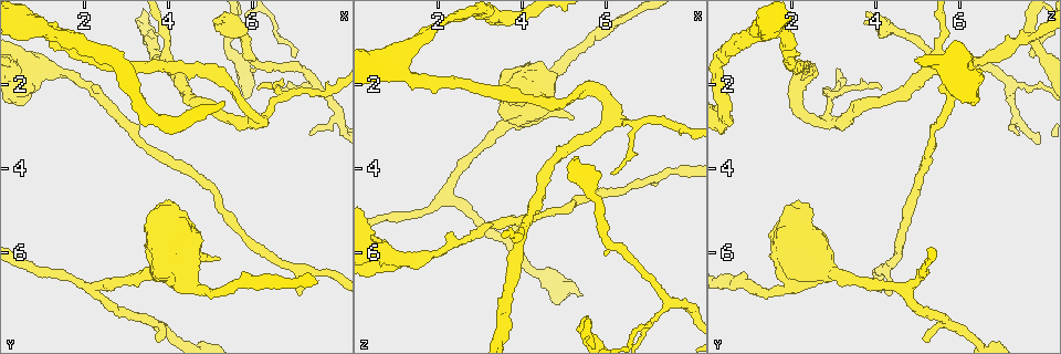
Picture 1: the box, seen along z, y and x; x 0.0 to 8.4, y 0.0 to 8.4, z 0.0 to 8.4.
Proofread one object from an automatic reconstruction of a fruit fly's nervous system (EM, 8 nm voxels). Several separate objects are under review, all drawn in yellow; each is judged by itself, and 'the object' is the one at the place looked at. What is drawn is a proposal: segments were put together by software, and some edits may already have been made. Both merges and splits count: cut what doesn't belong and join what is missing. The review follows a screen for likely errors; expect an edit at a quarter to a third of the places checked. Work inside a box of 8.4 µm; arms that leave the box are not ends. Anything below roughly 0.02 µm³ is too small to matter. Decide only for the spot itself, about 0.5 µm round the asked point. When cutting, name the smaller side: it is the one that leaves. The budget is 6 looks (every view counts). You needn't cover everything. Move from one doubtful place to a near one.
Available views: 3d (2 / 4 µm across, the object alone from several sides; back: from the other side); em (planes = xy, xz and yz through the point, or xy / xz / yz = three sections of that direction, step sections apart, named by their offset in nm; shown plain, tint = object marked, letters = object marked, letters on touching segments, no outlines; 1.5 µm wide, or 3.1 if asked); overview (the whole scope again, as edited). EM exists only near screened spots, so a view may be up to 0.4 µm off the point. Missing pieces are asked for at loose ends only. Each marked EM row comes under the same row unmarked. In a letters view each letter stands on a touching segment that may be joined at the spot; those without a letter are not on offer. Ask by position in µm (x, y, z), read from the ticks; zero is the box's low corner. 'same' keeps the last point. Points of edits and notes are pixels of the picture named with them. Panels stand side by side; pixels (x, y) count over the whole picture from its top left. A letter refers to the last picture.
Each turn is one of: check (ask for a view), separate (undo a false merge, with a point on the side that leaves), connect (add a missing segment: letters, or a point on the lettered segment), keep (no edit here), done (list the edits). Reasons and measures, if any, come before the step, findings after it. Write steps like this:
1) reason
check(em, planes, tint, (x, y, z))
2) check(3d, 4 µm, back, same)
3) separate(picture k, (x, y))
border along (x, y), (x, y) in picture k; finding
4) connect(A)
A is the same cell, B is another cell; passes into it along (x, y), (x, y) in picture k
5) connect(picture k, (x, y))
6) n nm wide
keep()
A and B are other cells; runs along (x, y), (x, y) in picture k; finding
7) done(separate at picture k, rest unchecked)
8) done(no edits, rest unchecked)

free end
check(em, xz, step 8, tint, (5.20, 6.20, 2.80))

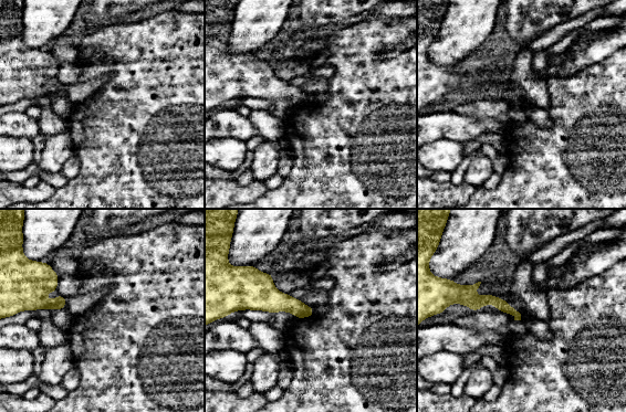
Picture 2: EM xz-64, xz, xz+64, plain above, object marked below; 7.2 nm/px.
another direction
check(em, planes, letters, same)

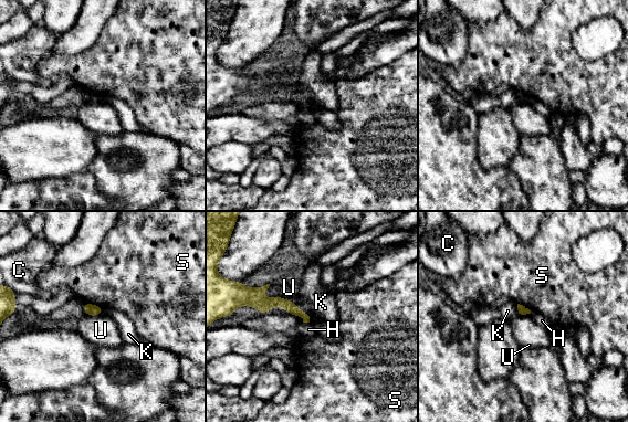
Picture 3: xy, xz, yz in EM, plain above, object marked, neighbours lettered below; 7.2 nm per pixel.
keep()
C, H, K, S and U are other cells; border along (278, 295), (292, 301), (310, 322) in picture 3; none of them fits

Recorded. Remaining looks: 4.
thin end
check(em, planes, tint, (7.10, 6.95, 4.30))

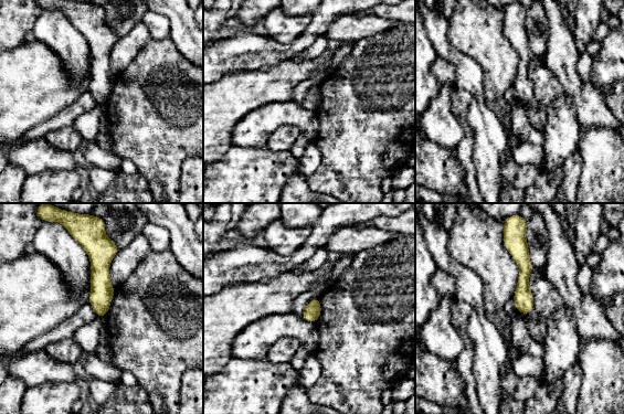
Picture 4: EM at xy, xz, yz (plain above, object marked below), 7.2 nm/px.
see the neighbours
check(em, planes, letters, same)

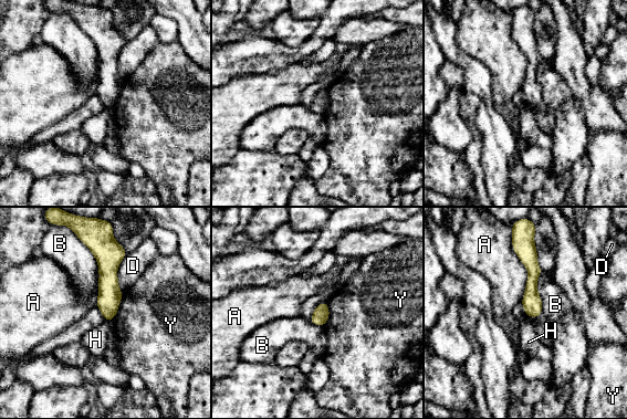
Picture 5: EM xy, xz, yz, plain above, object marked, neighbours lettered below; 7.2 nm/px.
120 nm wide
keep()
A, B, D, H and Y are other cells; border along (105, 320), (112, 321) in picture 5; no lettered segment goes on from it

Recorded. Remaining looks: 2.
branch stops here
check(em, yz, step 8, letters, (7.35, 3.20, 7.40))

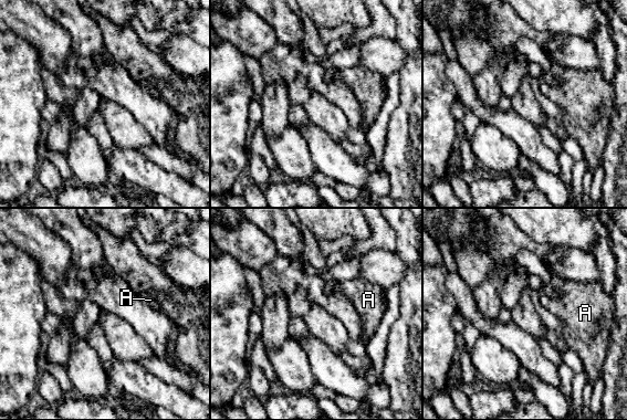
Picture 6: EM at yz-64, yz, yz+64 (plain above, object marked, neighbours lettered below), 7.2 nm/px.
check(em, planes, letters, same)

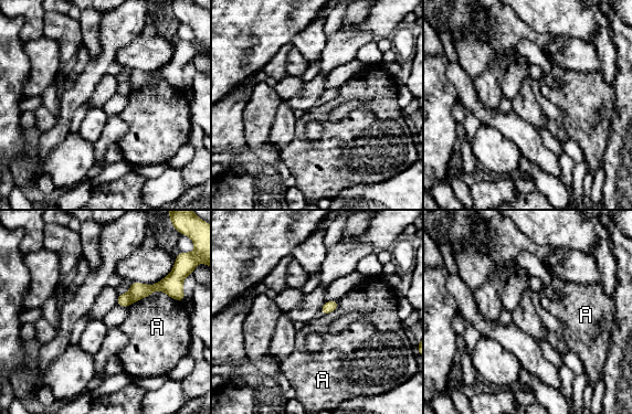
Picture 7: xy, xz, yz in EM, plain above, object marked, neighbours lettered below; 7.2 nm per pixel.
keep()
A is another cell; no lettered segment goes on from it

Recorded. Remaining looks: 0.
done(no edits, rest unchecked)

